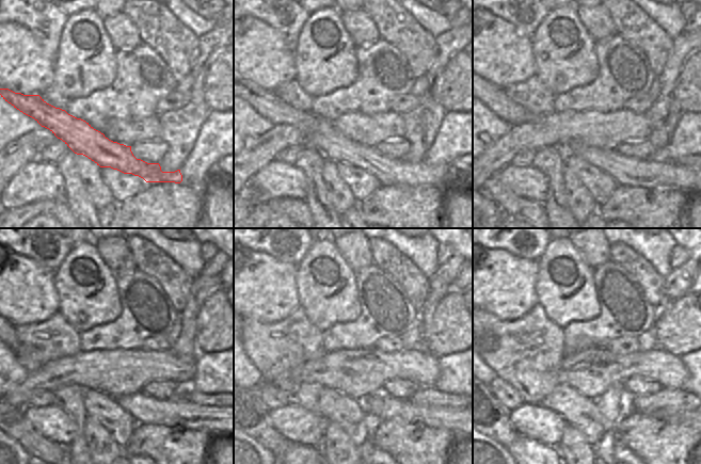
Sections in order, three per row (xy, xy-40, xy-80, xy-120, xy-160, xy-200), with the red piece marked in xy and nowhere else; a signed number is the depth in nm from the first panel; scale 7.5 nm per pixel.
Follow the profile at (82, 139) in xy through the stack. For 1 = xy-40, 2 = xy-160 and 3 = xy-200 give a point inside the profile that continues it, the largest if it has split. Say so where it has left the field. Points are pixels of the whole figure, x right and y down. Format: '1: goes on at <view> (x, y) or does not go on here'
1: goes on at xy-40 (318, 132)
2: goes on at xy-160 (379, 406)
3: goes on at xy-200 (689, 418)

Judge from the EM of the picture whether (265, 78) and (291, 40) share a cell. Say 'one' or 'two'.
two

